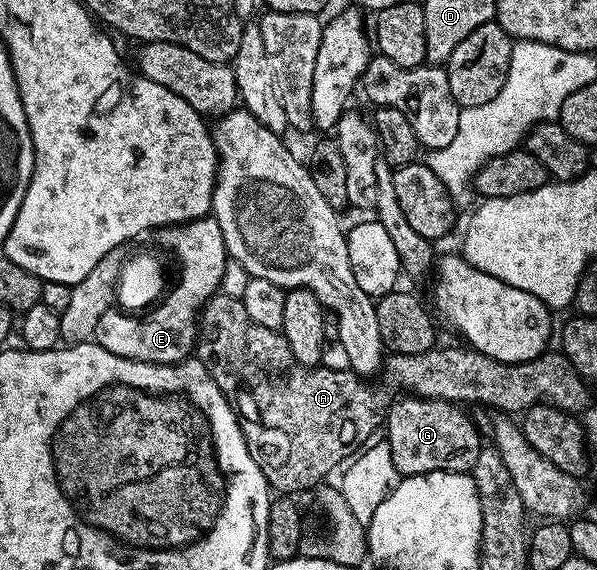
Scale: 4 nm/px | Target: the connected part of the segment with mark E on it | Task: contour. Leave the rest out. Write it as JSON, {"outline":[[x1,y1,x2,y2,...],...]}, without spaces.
{"outline":[[199,219,188,221,181,225,168,225,165,229,170,233,182,233,182,241,178,241,178,253,186,261,186,277,182,277,182,285,178,285,178,293,170,297,170,301,153,306,143,317,133,317,130,311,111,311,100,315,100,319,94,328,92,338,94,344,104,347,104,351,112,351,112,355,120,355,124,359,136,359,144,363,156,363,157,365,176,365,179,361,185,361,191,356,196,345,196,318,206,301,219,292,222,276,228,266,228,254,224,235,220,227,213,219]]}

